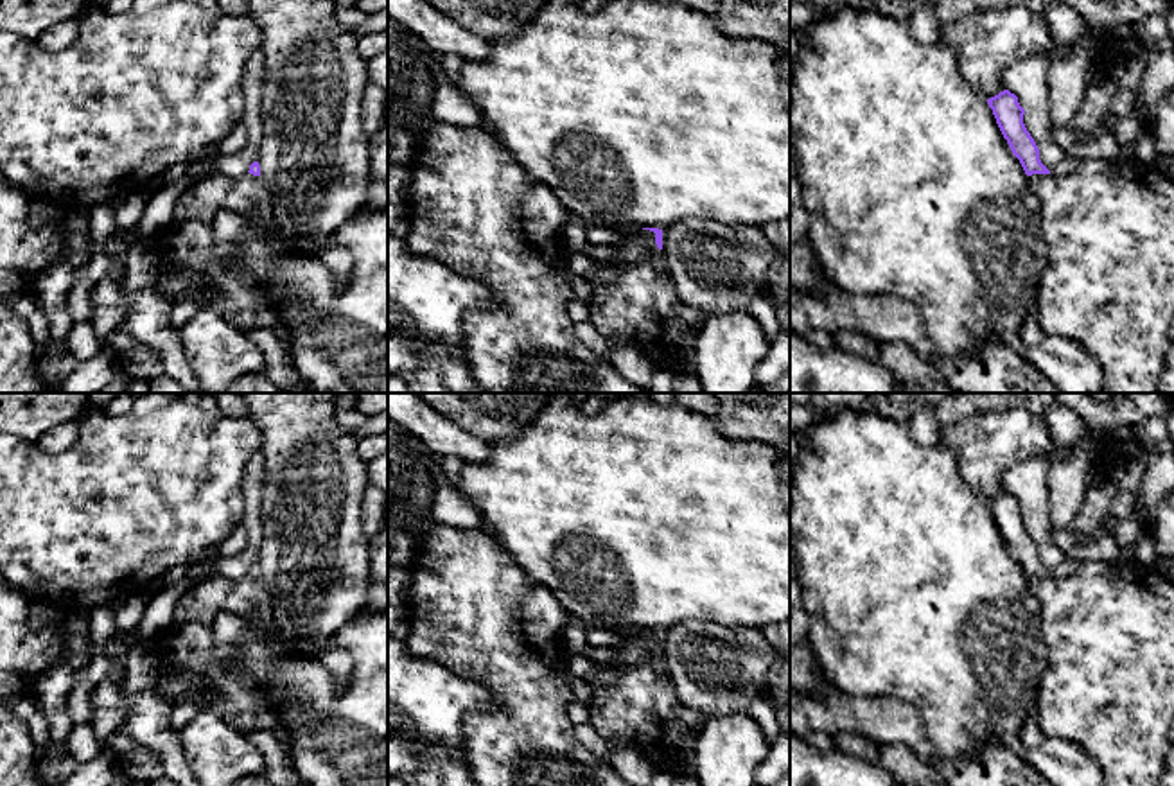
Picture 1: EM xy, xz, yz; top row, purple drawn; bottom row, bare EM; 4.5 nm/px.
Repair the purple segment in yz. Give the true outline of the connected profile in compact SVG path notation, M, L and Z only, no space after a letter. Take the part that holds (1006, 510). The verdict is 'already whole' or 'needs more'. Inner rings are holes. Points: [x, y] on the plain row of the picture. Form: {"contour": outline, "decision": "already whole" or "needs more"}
{"contour": "M1009 492L987 501L996 526L1007 542L1012 556L1020 562L1027 578L1050 576L1039 562L1039 551L1023 526L1025 511L1020 508L1018 499Z", "decision": "already whole"}

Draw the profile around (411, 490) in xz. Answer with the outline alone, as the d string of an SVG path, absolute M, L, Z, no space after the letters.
M388 463L388 504L400 506L415 517L422 517L434 499L436 485L425 470L397 470Z

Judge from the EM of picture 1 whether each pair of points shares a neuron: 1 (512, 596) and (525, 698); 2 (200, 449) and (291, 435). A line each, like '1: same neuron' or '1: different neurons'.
1: same neuron
2: different neurons

